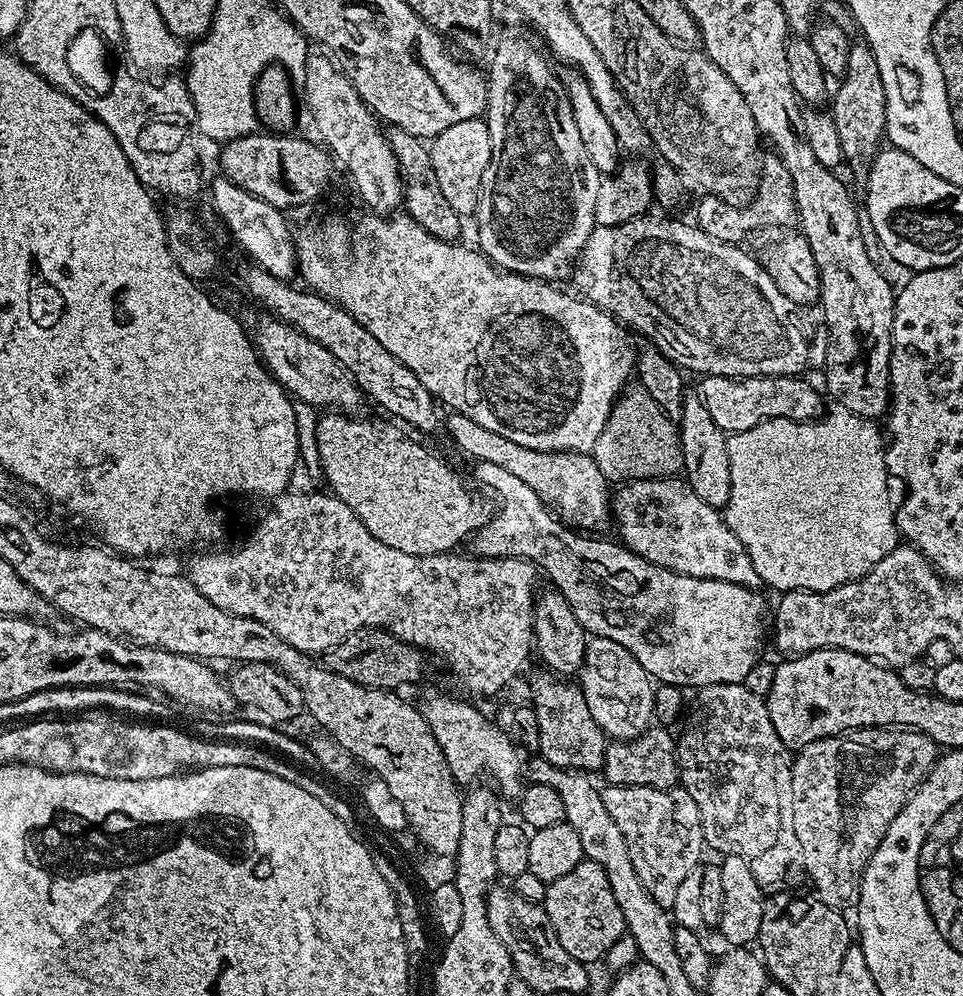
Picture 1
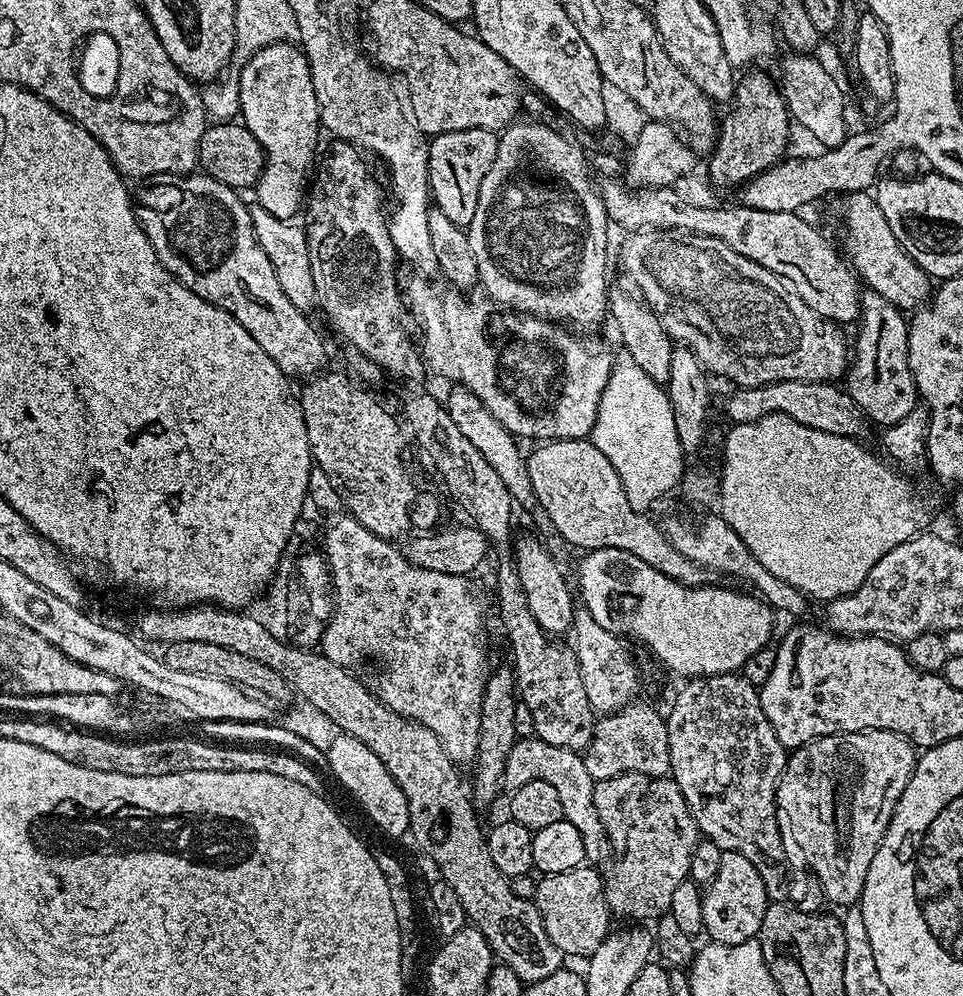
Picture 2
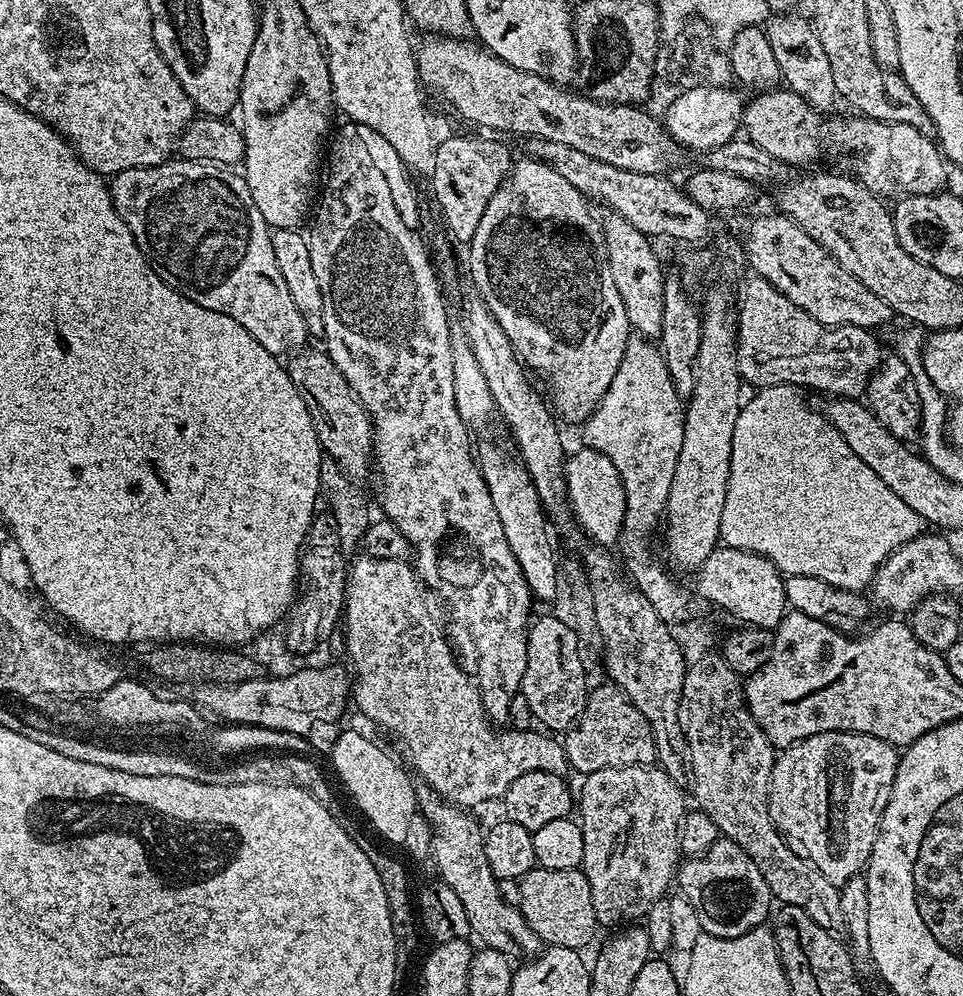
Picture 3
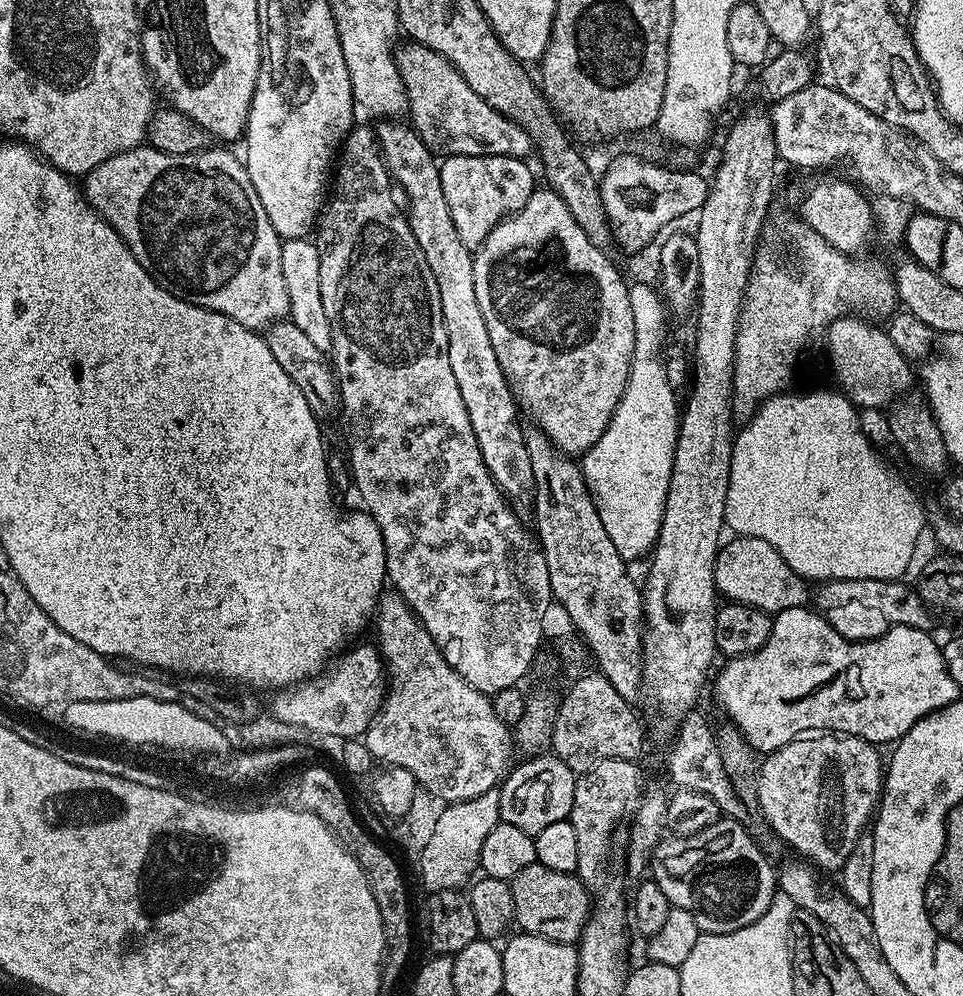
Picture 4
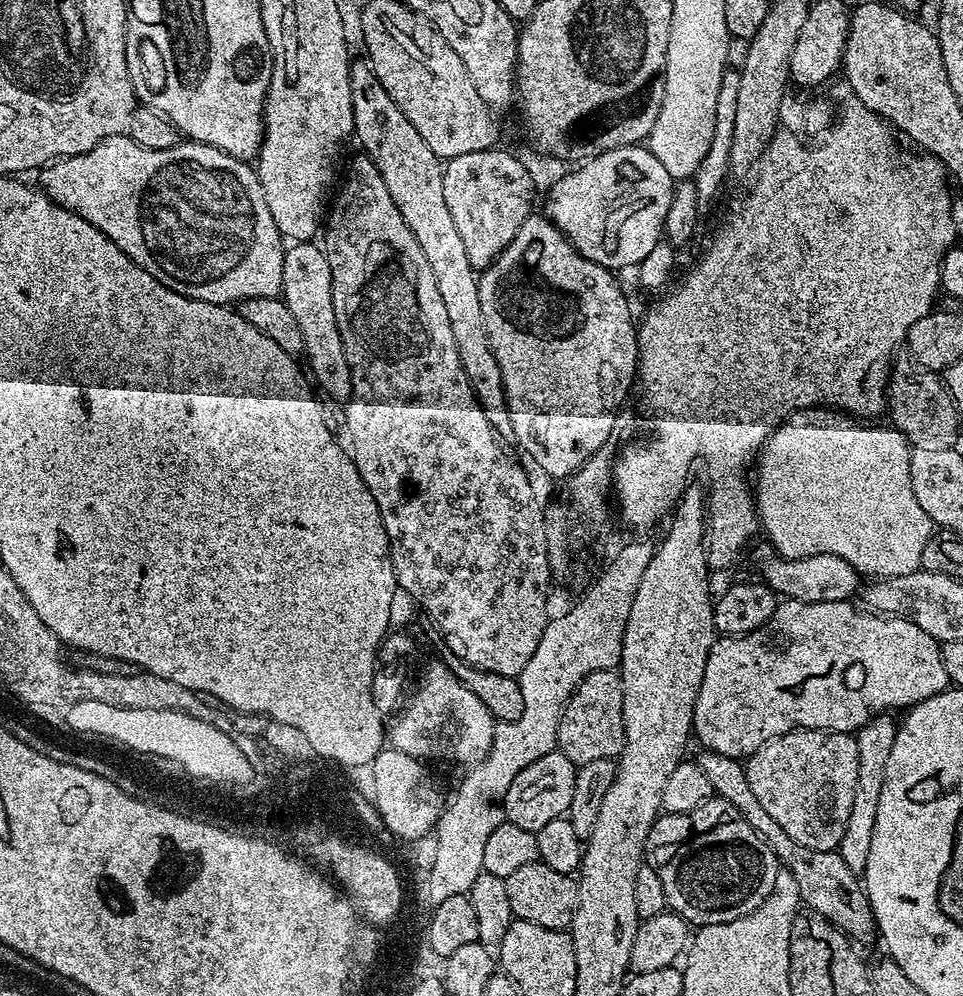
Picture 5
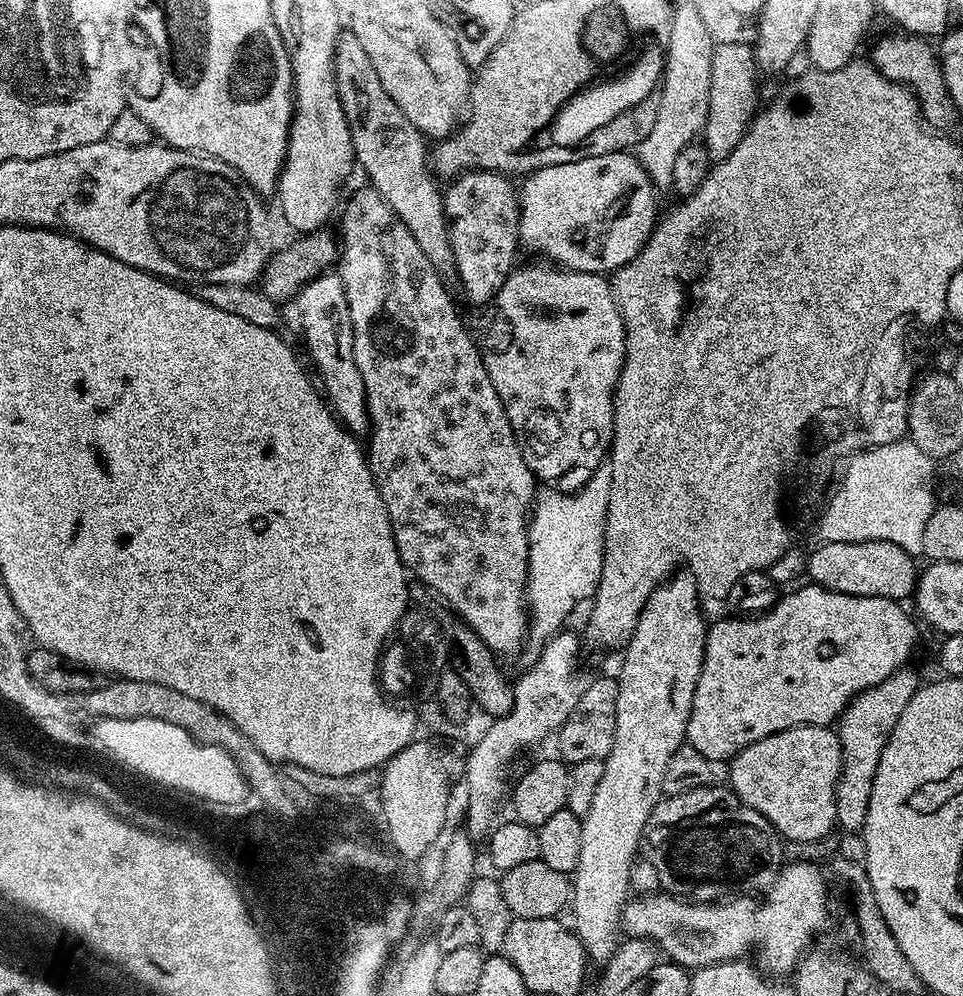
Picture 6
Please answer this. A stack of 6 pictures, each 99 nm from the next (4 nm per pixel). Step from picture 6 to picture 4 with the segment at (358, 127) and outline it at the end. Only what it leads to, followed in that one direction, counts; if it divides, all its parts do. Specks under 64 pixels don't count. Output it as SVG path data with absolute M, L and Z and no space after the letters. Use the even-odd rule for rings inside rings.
M384 118L375 125L375 130L380 155L402 196L404 191L408 199L408 225L418 246L422 246L422 254L426 254L434 282L438 282L442 322L448 335L450 370L454 370L462 402L466 402L466 414L470 414L470 426L474 426L474 438L478 438L482 462L486 462L486 470L490 470L494 482L508 497L513 508L531 509L535 480L524 437L526 428L524 424L520 425L521 413L512 395L512 386L498 362L498 354L494 354L494 346L490 346L490 330L486 330L482 306L478 306L478 298L474 298L474 252L462 243L462 238L458 238L458 230L454 230L454 218L450 218L450 206L446 206L446 194L442 194L440 164L411 123Z

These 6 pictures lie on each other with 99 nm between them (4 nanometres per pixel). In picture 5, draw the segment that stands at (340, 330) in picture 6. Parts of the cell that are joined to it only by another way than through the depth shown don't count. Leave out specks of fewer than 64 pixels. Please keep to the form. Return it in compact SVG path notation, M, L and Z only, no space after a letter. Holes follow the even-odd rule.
M296 242L285 251L282 266L282 299L286 306L290 306L290 314L294 314L298 330L302 330L303 355L308 356L308 364L312 367L312 376L316 379L317 386L330 399L347 402L352 396L350 366L346 362L342 334L338 330L334 314L330 262L319 243Z

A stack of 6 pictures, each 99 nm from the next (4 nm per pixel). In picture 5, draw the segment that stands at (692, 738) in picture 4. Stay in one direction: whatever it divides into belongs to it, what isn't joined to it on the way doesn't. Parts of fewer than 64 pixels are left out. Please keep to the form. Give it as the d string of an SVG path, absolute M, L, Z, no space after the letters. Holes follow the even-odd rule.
M707 750L699 753L698 763L710 778L710 786L715 795L721 796L726 802L733 804L737 810L754 826L754 830L770 846L777 861L790 874L794 874L794 882L798 882L800 899L811 911L822 918L826 918L835 928L857 945L868 944L877 939L876 919L872 916L872 907L868 901L868 894L864 891L861 877L846 862L842 862L839 851L810 850L810 846L802 846L774 822L774 817L767 810L762 810L758 798L750 790L750 782L746 782L744 764L739 760L731 760L720 756L716 752Z

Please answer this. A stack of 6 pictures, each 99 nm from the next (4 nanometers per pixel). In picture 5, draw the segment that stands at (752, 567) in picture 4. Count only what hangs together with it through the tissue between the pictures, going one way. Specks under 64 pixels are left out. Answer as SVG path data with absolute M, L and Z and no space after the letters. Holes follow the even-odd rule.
M766 542L755 545L754 558L762 574L761 579L777 595L785 599L802 602L834 602L849 601L856 590L859 591L861 575L856 568L850 566L844 558L838 555L818 554L809 558L785 560Z

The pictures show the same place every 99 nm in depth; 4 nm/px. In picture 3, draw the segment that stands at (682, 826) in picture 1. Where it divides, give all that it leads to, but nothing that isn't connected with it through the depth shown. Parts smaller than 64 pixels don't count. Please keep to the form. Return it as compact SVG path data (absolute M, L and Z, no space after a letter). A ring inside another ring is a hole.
M639 764L594 770L587 773L583 780L580 792L578 788L578 823L584 847L582 871L586 874L586 882L590 882L590 898L594 898L597 925L604 927L605 924L612 928L608 930L616 930L647 917L650 906L669 895L668 887L673 887L676 869L682 860L680 822L686 805L680 793L681 785L671 780L659 766Z

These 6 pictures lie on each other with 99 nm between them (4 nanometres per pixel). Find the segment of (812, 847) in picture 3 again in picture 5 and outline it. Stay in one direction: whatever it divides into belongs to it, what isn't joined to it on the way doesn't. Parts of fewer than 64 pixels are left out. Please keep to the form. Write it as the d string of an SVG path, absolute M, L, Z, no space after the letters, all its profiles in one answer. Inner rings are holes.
M798 728L794 732L787 732L770 742L766 742L753 756L747 757L744 773L746 774L746 782L750 782L750 790L754 794L754 798L758 798L758 802L762 805L762 810L767 810L774 817L774 822L778 822L778 826L782 826L782 830L786 830L786 834L790 834L790 838L794 838L794 842L798 842L802 846L810 846L810 850L835 852L839 849L842 834L846 834L846 826L850 822L850 806L854 806L854 798L856 797L858 744L855 735L846 732L830 732L822 728Z

